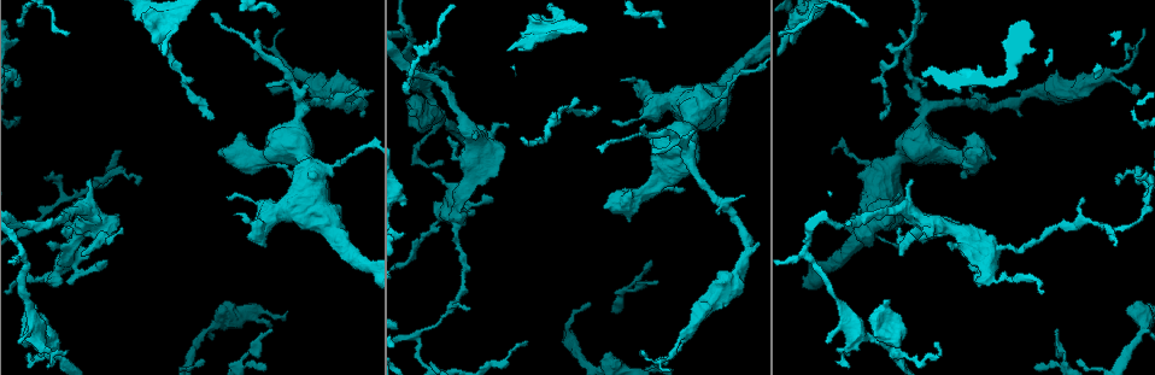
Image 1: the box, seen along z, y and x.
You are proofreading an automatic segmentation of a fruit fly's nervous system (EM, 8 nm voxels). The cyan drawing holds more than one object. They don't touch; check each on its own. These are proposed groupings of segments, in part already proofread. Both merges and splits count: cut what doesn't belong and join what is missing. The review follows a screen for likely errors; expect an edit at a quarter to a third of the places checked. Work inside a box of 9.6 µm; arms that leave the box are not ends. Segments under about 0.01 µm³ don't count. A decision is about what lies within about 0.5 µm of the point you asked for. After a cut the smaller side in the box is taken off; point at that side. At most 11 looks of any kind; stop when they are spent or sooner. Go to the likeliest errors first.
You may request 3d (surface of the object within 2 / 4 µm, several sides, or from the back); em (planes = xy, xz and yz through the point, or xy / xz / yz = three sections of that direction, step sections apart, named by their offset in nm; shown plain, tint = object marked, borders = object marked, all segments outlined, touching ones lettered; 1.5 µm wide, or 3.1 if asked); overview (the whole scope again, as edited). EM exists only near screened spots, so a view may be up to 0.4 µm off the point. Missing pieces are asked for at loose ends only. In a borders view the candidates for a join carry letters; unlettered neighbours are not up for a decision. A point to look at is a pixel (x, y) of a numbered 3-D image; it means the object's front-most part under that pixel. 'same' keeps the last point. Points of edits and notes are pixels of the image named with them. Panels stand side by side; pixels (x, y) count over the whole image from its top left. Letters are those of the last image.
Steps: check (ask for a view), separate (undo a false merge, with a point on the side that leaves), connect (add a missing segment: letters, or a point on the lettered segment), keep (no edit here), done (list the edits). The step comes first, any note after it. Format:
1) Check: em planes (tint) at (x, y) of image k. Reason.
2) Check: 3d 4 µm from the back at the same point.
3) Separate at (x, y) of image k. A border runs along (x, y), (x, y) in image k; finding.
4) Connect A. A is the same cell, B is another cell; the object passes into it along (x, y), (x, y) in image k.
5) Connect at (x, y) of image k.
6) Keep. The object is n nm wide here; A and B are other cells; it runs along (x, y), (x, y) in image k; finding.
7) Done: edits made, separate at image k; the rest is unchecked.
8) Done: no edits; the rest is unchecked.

Check: em planes (borders) at (18, 87) of image 1. Branch stops here.

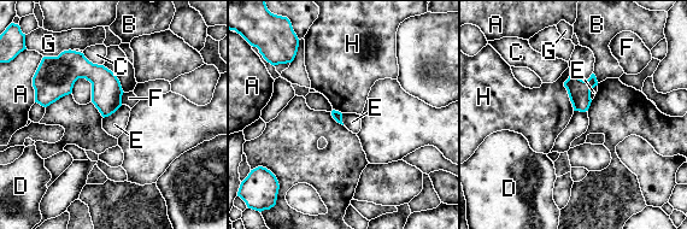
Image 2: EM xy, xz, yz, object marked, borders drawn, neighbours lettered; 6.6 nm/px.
Keep. The longest contact is with H, 280 nm; A, B, C, D, E, F, G and H are other cells; a border runs along (122, 105), (104, 118) in image 2; none of them fits.

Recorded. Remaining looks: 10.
Check: em xy step 4 (tint) at (49, 337) of image 1. Thick turns thin.

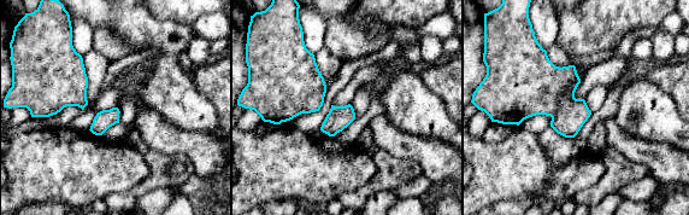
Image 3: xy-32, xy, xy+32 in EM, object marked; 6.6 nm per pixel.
Check: em planes (borders) at the same point. Cut it another way.

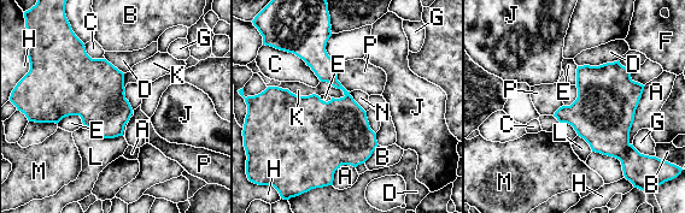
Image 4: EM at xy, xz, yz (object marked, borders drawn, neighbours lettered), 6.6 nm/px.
Keep. A, B, C, D, E, F, G, H, J, K, L, M, N and P are other cells; one cell here.

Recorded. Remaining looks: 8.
Check: em xz step 8 (borders) at (716, 128) of image 1.

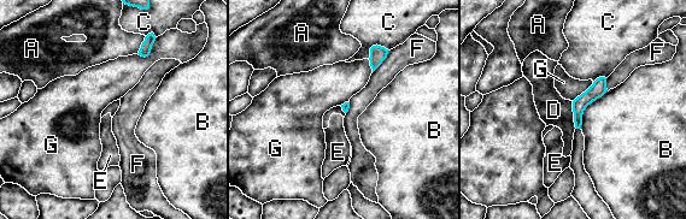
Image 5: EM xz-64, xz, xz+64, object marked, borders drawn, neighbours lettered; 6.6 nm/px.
Keep. The longest contact is with B, 320 nm; A, B, C, D, E, F and G are other cells; it runs along (602, 80), (579, 106), (578, 124) in image 5; no lettered segment goes on from it.

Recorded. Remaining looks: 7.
Check: 3d 4 µm at (170, 51) of image 1. Arms part here.

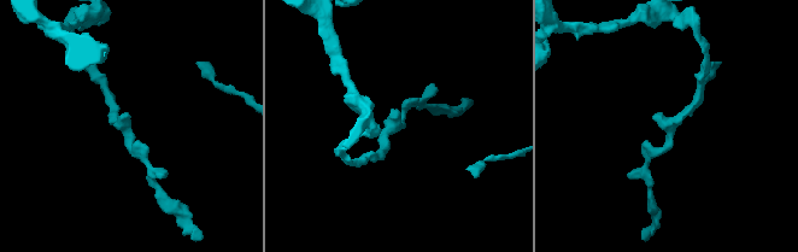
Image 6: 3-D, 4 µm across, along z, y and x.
Check: em planes (tint) at (396, 124) of image 6.

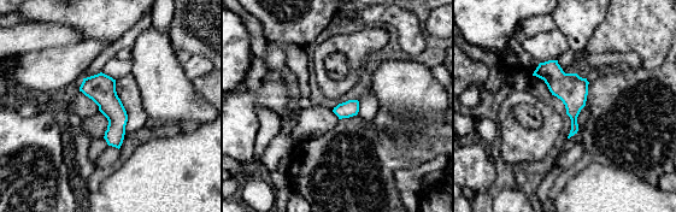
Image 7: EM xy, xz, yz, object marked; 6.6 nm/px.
Check: em planes (borders) at the same point.

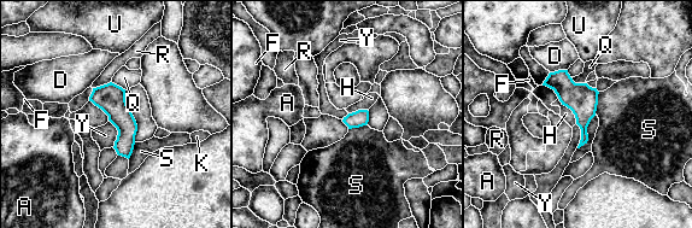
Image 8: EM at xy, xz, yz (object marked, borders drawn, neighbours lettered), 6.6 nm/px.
Keep. The object is 110 nm wide here; A, D, F, H, K, Q, R, S, U and Y are other cells; a border runs along (558, 98), (572, 111), (576, 123) in image 8; one cell here.

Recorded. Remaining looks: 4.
Done: no edits; the rest is unchecked.

